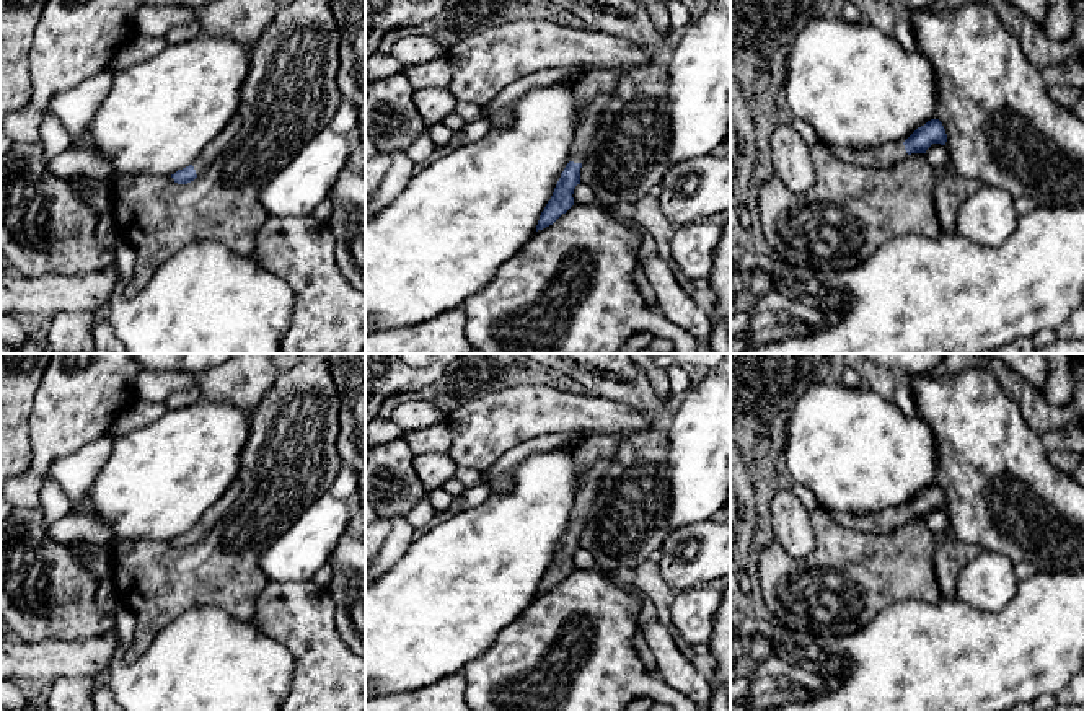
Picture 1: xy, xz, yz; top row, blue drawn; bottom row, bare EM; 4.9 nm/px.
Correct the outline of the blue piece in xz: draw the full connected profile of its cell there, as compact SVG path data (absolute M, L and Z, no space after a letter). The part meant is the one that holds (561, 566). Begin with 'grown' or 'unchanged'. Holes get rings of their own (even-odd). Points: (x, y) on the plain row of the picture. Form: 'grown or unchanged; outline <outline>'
grown; outline M593 434L585 437L585 442L575 452L579 496L569 519L561 543L554 553L551 564L540 581L536 597L553 590L562 579L574 571L574 554L580 550L580 533L592 517L595 494L610 468L616 450L632 434Z

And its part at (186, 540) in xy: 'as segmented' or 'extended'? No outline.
extended

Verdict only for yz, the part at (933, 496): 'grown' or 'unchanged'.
grown

